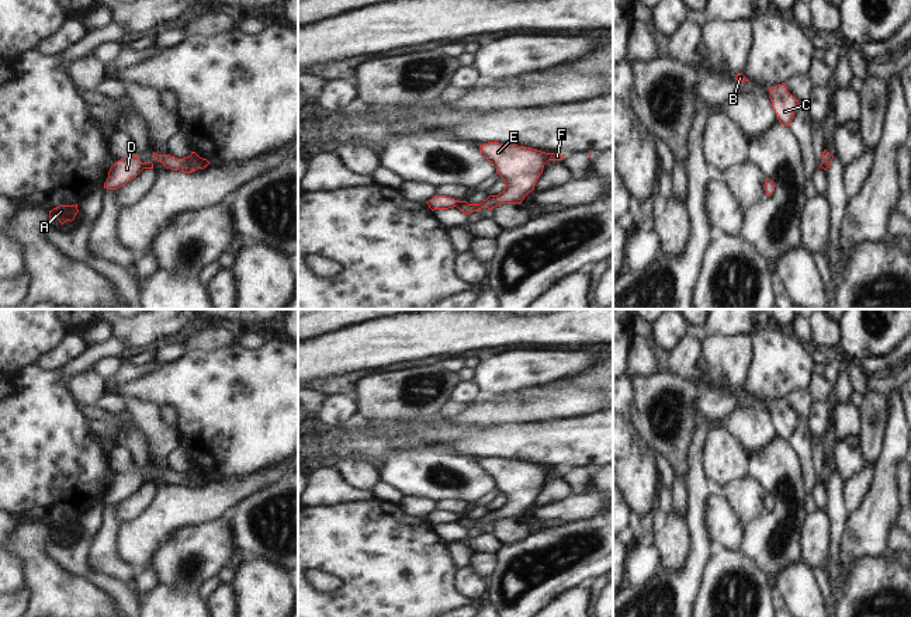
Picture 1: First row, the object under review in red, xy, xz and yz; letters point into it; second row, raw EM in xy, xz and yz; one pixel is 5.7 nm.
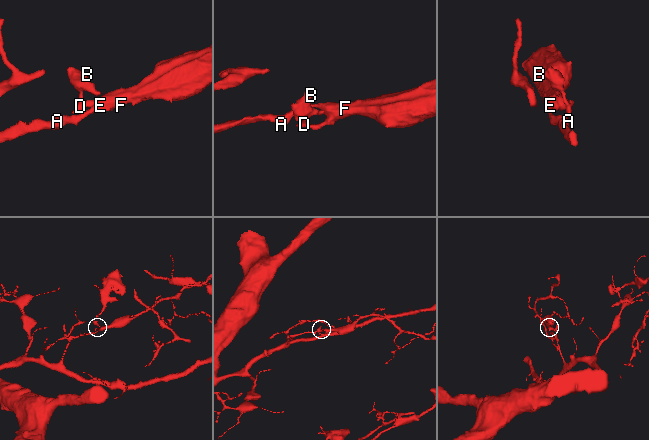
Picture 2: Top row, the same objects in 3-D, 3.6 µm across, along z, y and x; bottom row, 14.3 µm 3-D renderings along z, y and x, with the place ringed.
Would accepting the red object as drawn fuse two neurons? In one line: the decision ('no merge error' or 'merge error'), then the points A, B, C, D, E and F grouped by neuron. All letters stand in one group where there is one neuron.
merge error; groups A E F / B C D

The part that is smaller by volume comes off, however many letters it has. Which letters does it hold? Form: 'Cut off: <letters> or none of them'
Cut off: B, C, D

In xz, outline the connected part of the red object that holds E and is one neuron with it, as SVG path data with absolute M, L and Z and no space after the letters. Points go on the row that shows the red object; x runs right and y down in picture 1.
M488 142L479 145L479 153L496 167L506 186L498 195L489 195L479 204L460 201L457 208L470 215L481 208L492 209L500 204L522 204L534 190L548 160L562 160L565 155L545 153L533 148Z

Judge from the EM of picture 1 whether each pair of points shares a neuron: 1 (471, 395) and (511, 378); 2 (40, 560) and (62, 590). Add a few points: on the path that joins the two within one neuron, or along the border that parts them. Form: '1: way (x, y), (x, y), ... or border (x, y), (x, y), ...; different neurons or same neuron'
1: border (473, 381), (482, 395); different neurons
2: way (40, 567), (55, 583); same neuron

